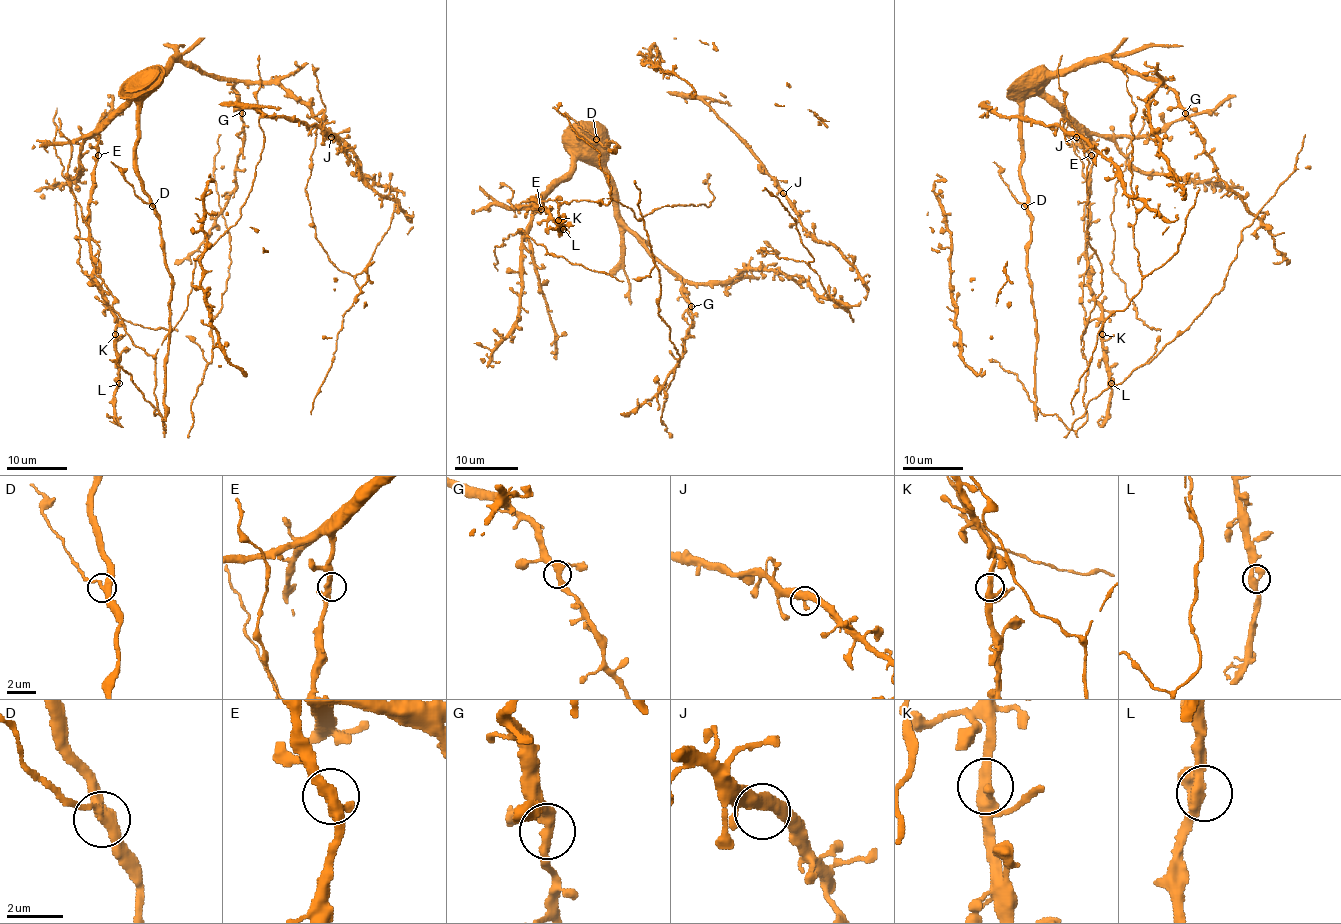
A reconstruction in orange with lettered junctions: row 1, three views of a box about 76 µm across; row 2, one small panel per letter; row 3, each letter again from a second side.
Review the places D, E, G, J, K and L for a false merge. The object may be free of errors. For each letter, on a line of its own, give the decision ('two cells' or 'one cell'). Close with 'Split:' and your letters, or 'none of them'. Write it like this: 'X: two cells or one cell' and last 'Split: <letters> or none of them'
D: two cells
E: one cell
G: one cell
J: one cell
K: one cell
L: one cell
Split: D

